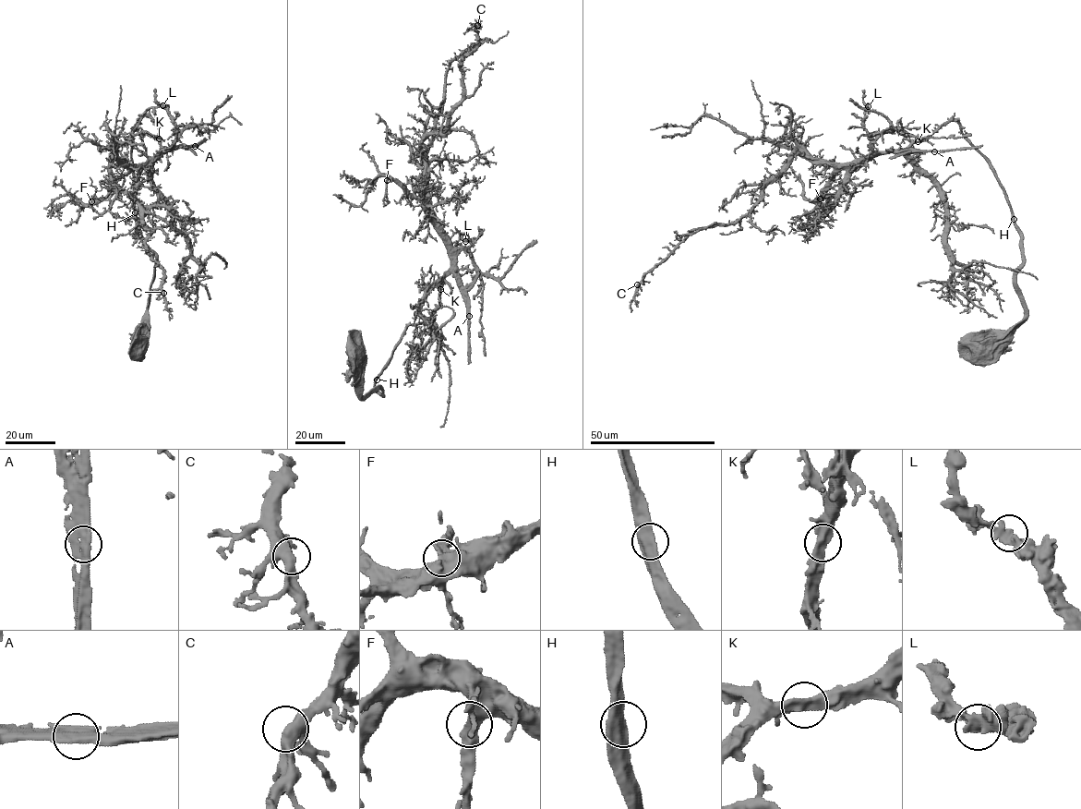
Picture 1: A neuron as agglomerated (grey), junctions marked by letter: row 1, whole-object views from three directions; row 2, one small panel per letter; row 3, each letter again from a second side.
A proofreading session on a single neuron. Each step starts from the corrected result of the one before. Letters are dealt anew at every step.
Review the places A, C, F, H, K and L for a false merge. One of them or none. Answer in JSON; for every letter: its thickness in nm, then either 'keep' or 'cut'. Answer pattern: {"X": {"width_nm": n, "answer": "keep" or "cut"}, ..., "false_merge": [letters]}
{"A": {"width_nm": 500, "answer": "keep"}, "C": {"width_nm": 500, "answer": "keep"}, "F": {"width_nm": 460, "answer": "keep"}, "H": {"width_nm": 500, "answer": "keep"}, "K": {"width_nm": 440, "answer": "keep"}, "L": {"width_nm": 480, "answer": "keep"}, "false_merge": []}

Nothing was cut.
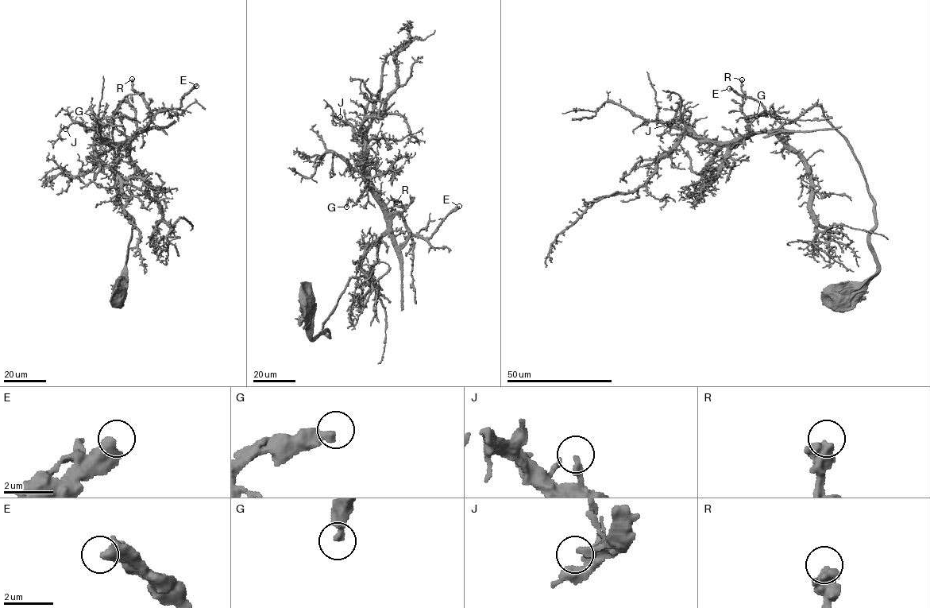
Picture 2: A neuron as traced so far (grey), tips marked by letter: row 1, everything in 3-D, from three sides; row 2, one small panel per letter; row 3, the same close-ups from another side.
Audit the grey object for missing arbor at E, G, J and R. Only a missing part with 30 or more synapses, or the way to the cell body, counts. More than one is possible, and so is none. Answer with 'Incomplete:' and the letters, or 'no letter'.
Incomplete: E

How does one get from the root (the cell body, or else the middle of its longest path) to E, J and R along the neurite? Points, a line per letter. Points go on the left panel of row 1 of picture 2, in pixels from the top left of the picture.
E: (121, 292), (133, 221), (116, 187), (113, 115), (128, 102), (144, 130), (196, 86)
J: (121, 292), (133, 221), (116, 187), (113, 115), (124, 102), (136, 114), (140, 129), (117, 143), (65, 129)
R: (121, 292), (133, 221), (116, 187), (113, 115), (125, 102), (140, 129), (150, 117), (132, 79)

